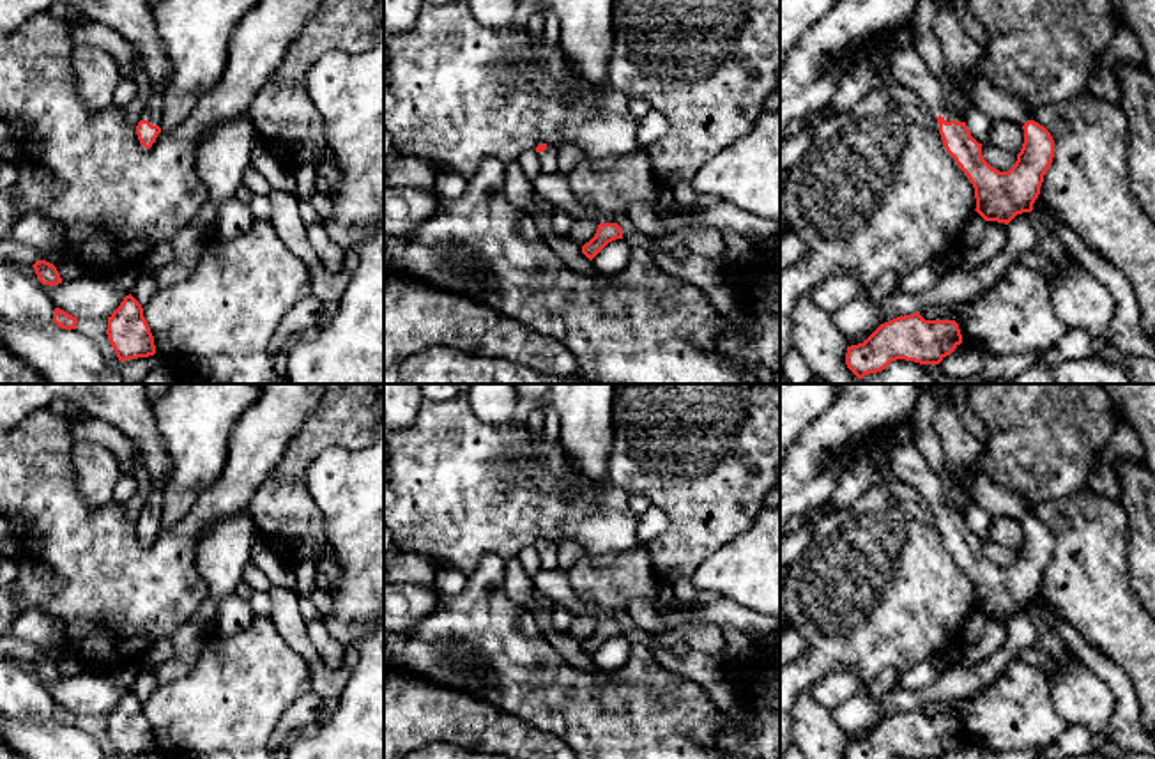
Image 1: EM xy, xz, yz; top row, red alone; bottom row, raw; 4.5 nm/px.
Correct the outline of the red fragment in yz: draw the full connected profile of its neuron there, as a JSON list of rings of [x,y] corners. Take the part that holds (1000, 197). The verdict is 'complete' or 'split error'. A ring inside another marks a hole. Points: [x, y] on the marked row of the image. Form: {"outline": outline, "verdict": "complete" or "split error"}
{"outline": [[[914,46],[891,55],[890,78],[911,88],[932,110],[943,145],[973,184],[975,211],[985,221],[1008,225],[1017,214],[1033,211],[1054,157],[1054,140],[1044,126],[1035,120],[1022,126],[1024,143],[1017,161],[1008,172],[999,172],[983,159],[982,143],[971,136],[964,115],[946,104],[941,81],[929,71]]], "verdict": "split error"}

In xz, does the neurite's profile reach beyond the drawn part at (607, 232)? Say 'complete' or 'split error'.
complete

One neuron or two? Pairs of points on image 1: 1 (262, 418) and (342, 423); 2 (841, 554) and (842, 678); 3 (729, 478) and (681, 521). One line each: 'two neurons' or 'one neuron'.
1: two neurons
2: two neurons
3: one neuron

